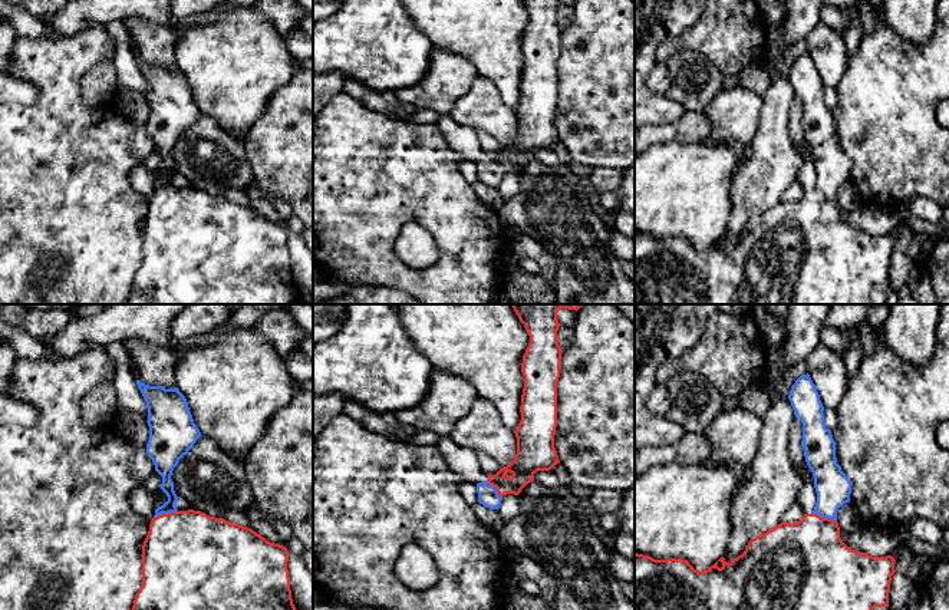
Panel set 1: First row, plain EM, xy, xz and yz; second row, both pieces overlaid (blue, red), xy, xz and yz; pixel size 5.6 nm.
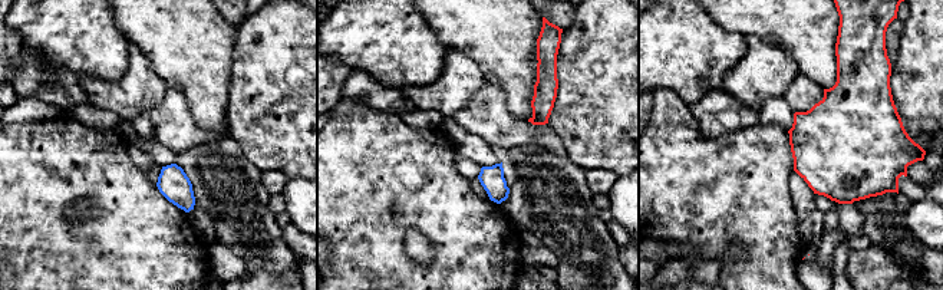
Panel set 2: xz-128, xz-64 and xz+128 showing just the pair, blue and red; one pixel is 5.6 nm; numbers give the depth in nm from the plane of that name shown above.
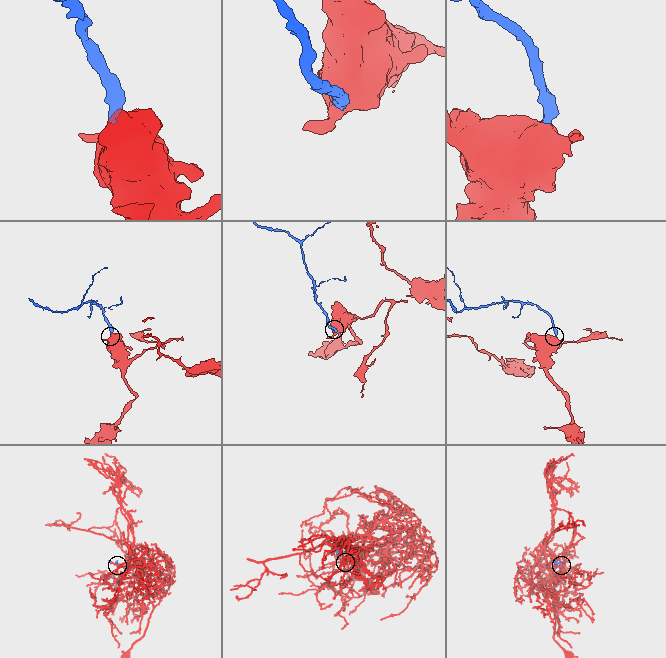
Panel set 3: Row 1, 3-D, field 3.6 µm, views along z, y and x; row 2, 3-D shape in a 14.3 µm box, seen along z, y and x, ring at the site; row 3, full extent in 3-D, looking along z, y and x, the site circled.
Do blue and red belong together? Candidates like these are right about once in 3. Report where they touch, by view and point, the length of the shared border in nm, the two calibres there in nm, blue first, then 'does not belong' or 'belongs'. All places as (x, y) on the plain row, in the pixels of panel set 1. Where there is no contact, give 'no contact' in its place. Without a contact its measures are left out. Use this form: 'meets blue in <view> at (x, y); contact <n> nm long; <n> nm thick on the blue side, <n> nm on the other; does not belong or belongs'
meets blue in yz at (824, 195); contact 150 nm long; 200 nm thick on the blue side, 420 nm on the other; belongs

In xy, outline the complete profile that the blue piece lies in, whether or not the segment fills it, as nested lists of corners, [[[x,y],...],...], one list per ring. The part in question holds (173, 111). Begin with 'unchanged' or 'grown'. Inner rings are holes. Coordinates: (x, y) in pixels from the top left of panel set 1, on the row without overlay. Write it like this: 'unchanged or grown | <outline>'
grown | [[[136,59],[146,80],[146,132],[162,155],[168,179],[155,188],[142,224],[142,264],[125,304],[297,304],[301,294],[291,277],[289,230],[251,207],[201,189],[178,189],[171,158],[179,138],[201,113],[185,75],[175,67]]]

